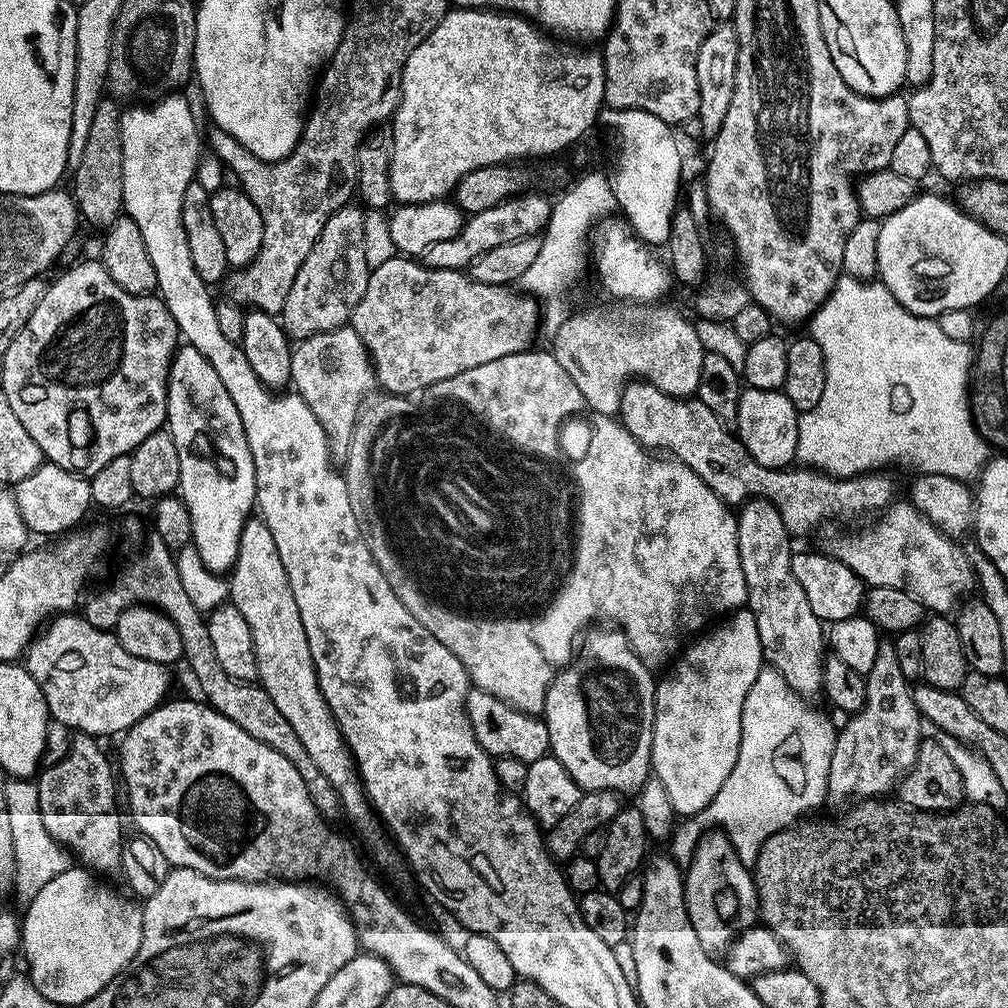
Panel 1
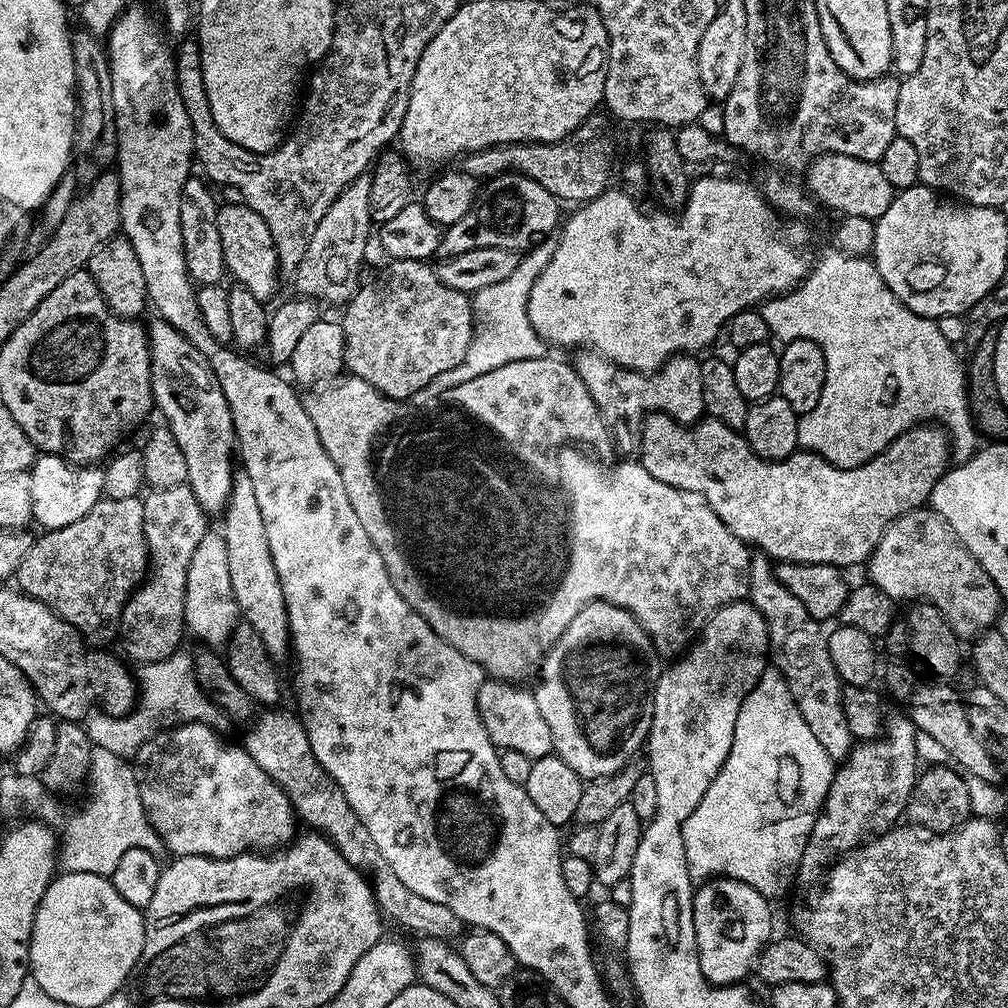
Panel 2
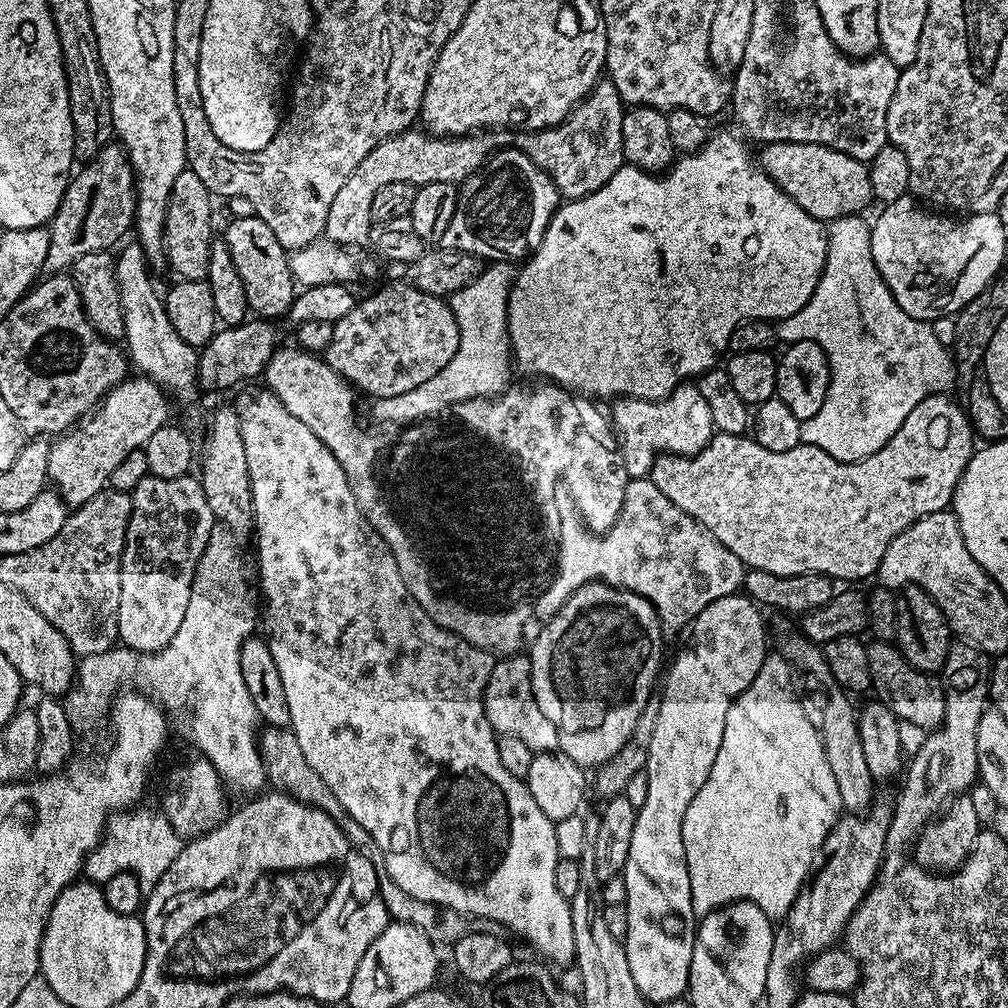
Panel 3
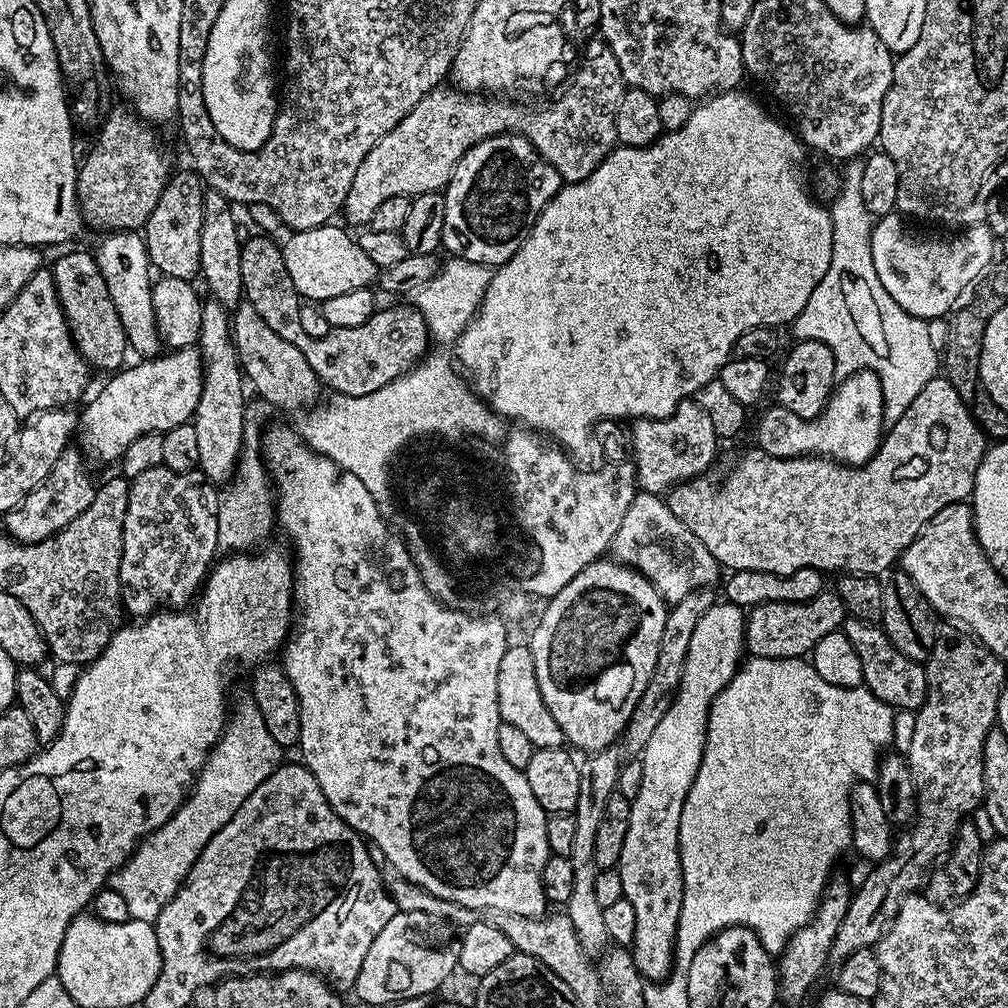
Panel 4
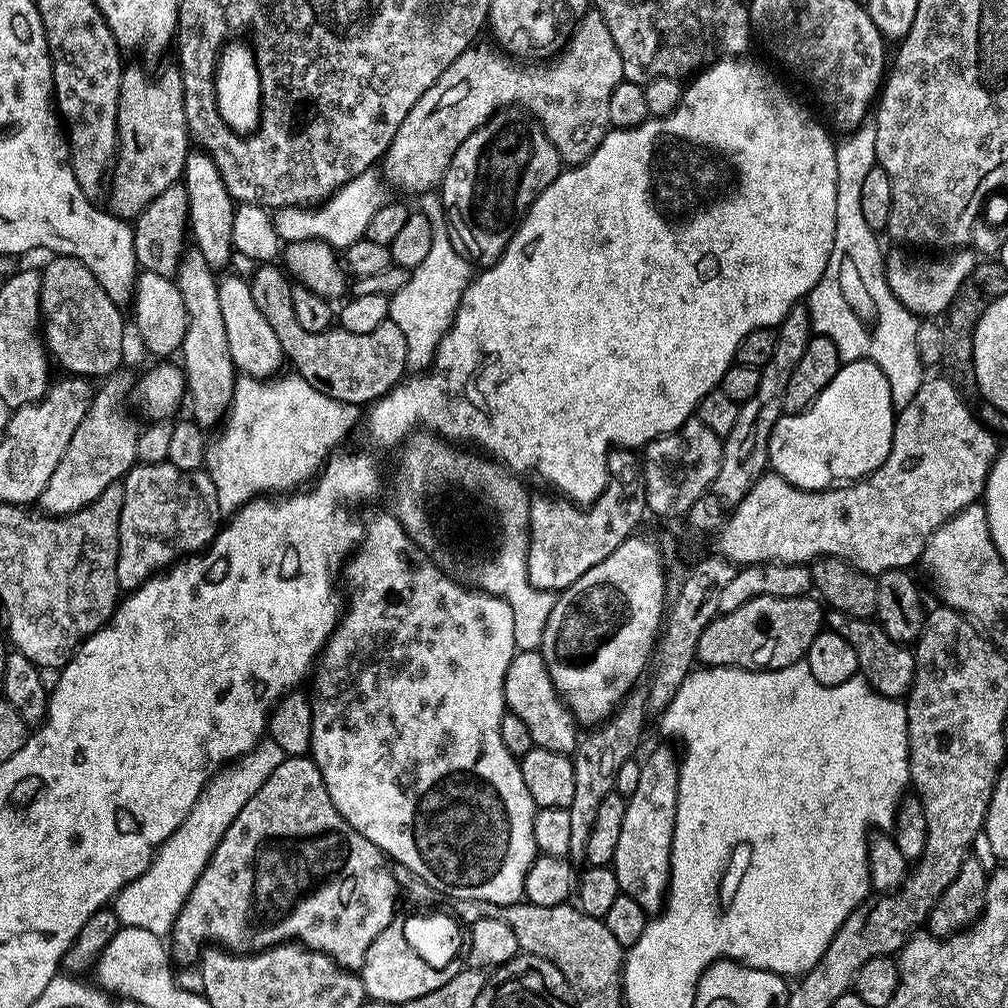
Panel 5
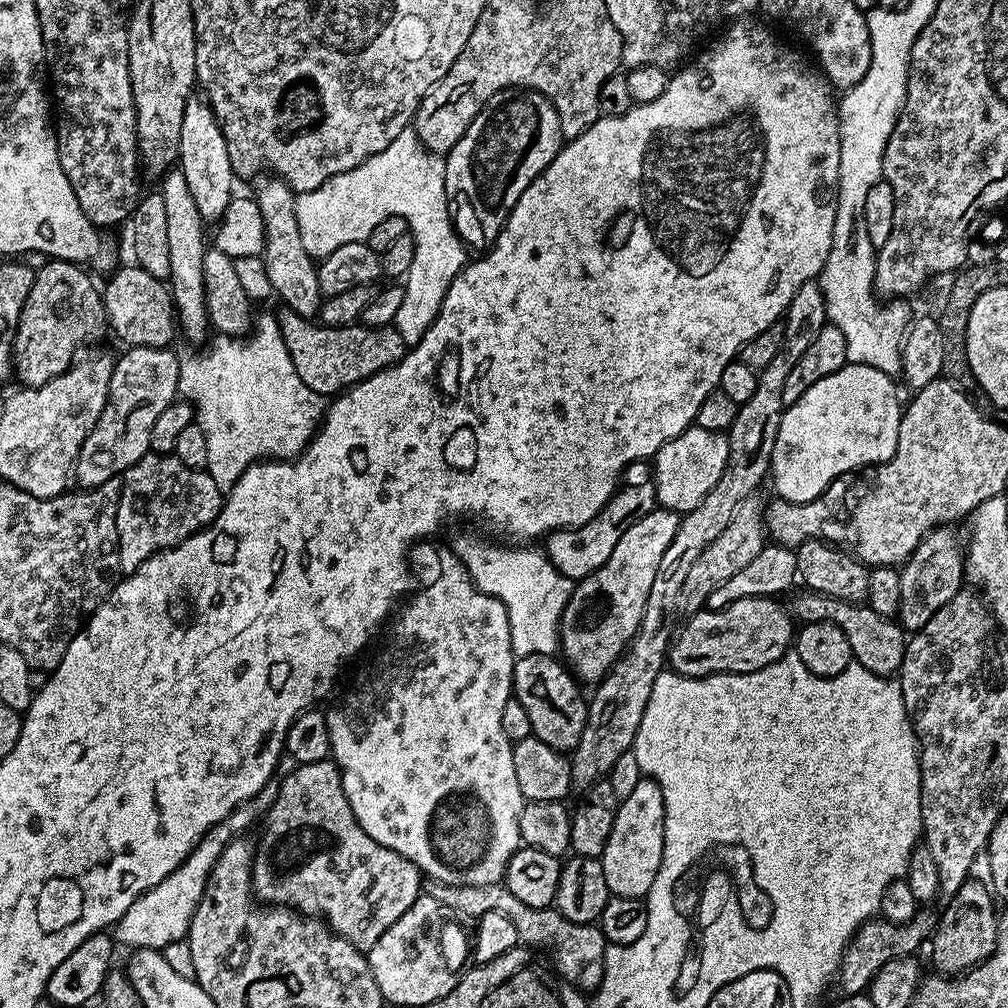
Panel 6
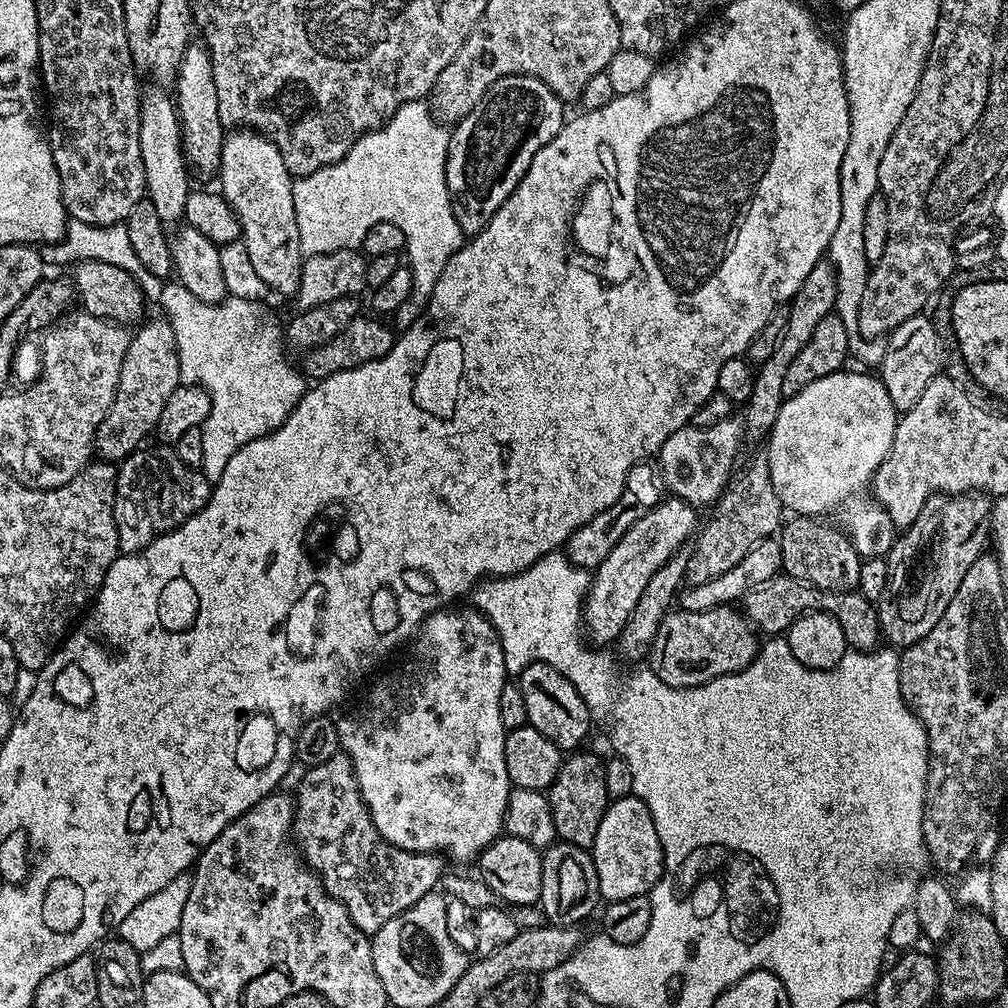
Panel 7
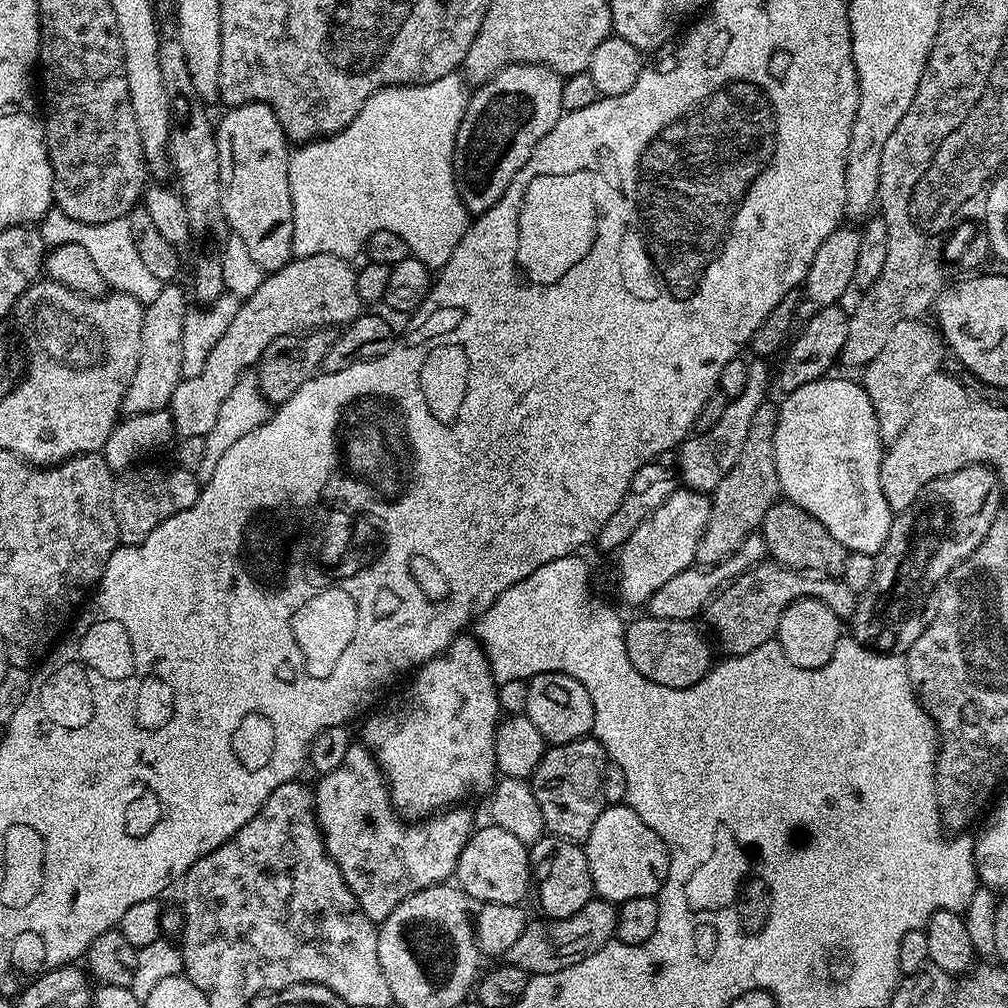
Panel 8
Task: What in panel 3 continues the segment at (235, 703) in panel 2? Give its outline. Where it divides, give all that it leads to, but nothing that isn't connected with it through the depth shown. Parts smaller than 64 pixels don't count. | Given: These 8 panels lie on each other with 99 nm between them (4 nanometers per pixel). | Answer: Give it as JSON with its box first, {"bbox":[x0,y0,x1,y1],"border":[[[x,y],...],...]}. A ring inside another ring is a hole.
{"bbox":[258,727,470,946],"border":[[[265,727],[259,733],[258,739],[267,783],[275,791],[285,792],[287,796],[292,796],[298,802],[322,810],[330,818],[334,818],[334,822],[346,834],[349,842],[372,862],[378,878],[380,897],[386,906],[389,917],[395,923],[418,926],[418,930],[422,930],[422,934],[426,934],[426,938],[430,938],[432,943],[437,946],[457,944],[470,931],[469,917],[465,916],[463,912],[456,912],[453,908],[441,908],[439,904],[422,902],[422,898],[414,898],[410,894],[406,894],[406,890],[402,890],[402,886],[398,886],[398,882],[394,882],[394,878],[390,878],[390,870],[386,870],[382,850],[378,850],[374,838],[370,838],[370,834],[366,834],[366,830],[362,830],[362,826],[358,826],[358,822],[354,822],[354,818],[350,818],[346,814],[346,810],[338,802],[338,798],[334,798],[334,790],[330,790],[330,786],[326,786],[326,782],[322,782],[322,778],[318,778],[318,774],[314,774],[314,770],[310,770],[310,762],[306,762],[302,749],[298,747],[298,738],[294,738],[291,727]]]}

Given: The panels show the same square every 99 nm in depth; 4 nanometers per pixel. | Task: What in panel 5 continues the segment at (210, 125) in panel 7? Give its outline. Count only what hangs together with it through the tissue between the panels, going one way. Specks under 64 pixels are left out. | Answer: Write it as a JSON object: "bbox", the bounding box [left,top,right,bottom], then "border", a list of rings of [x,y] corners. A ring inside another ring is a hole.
{"bbox":[182,150,236,270],"border":[[[202,150],[189,151],[182,177],[184,189],[188,194],[188,222],[191,241],[200,249],[202,258],[209,262],[213,270],[222,270],[234,256],[232,228],[236,204],[225,183],[222,182],[217,166],[210,155]]]}

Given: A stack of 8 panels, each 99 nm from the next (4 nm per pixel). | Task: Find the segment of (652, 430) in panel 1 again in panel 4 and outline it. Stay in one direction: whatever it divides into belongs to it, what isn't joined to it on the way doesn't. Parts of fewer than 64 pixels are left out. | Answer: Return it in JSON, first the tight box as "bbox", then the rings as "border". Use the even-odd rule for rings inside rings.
{"bbox":[666,378,986,577],"border":[[[937,378],[926,382],[926,386],[922,386],[918,398],[914,398],[914,402],[910,402],[910,406],[906,406],[906,414],[902,414],[902,418],[898,418],[887,429],[886,435],[880,441],[879,452],[875,452],[863,466],[849,466],[822,456],[774,458],[765,452],[753,450],[753,452],[746,453],[721,480],[711,480],[711,475],[708,474],[697,476],[695,480],[687,480],[686,483],[673,488],[671,492],[667,493],[666,499],[670,510],[674,510],[674,518],[678,518],[678,522],[682,522],[682,526],[686,526],[686,530],[690,530],[690,534],[694,534],[694,538],[698,538],[698,542],[702,542],[702,546],[706,546],[706,550],[710,550],[710,554],[714,554],[714,558],[721,566],[732,572],[762,570],[770,574],[785,576],[794,574],[794,570],[816,568],[825,574],[836,572],[835,574],[879,577],[881,574],[887,573],[899,561],[904,551],[910,546],[910,542],[914,542],[914,538],[918,538],[922,529],[932,521],[934,514],[946,510],[946,506],[951,504],[965,503],[971,497],[974,478],[978,474],[978,466],[982,462],[985,451],[986,435],[972,416],[969,405],[964,403],[959,397],[958,390],[948,380]]]}

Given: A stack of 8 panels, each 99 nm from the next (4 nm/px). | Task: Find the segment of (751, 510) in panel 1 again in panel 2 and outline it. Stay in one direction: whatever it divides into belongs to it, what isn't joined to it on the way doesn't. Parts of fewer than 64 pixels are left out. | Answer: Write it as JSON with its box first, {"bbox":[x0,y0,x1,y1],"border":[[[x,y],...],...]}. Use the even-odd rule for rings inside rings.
{"bbox":[748,554,854,762],"border":[[[763,554],[752,556],[748,596],[768,627],[771,667],[787,680],[790,694],[802,718],[806,718],[806,726],[810,726],[810,734],[822,742],[833,762],[843,762],[852,753],[854,737],[842,706],[844,688],[834,670],[834,662],[830,662],[828,638],[825,629],[820,629],[823,628],[821,621],[815,620],[806,606],[786,590],[784,583],[776,578],[773,561]]]}

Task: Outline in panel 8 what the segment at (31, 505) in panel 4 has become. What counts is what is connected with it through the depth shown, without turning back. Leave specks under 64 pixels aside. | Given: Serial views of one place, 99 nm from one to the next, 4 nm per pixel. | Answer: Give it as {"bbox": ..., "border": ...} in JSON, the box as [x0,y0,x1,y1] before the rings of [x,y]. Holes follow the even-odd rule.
{"bbox":[124,282,190,417],"border":[[[168,282],[161,287],[158,298],[147,304],[142,318],[142,350],[138,354],[138,370],[124,395],[125,417],[141,415],[143,412],[167,409],[174,390],[180,385],[182,370],[182,330],[184,318],[190,304],[179,288],[179,283]]]}

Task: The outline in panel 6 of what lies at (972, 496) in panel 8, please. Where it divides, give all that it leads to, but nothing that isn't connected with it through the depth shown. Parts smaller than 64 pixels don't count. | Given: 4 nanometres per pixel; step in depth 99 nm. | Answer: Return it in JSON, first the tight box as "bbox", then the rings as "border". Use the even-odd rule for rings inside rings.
{"bbox":[898,526,965,633],"border":[[[941,526],[925,534],[922,542],[908,555],[900,574],[900,611],[898,620],[909,633],[917,632],[956,592],[961,591],[965,583],[964,552],[962,551],[962,536],[955,532],[952,526]]]}

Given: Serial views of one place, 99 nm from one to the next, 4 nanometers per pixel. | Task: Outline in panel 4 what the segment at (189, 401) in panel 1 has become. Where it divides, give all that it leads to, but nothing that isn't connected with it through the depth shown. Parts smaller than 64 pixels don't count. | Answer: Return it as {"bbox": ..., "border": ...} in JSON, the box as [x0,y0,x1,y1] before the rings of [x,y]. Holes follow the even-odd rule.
{"bbox":[94,231,162,358],"border":[[[139,231],[115,233],[111,238],[104,238],[94,248],[94,255],[102,270],[102,278],[106,278],[106,290],[110,290],[114,310],[118,310],[118,318],[122,318],[122,330],[128,339],[129,349],[133,353],[137,352],[137,357],[140,358],[157,355],[161,351],[162,341],[158,334],[152,301],[154,272],[148,262],[143,235]]]}

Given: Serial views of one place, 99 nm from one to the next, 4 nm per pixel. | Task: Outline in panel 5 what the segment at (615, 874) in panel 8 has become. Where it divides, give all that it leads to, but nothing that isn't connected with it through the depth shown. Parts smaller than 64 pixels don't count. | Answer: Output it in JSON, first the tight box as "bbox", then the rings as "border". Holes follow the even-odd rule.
{"bbox":[611,748,680,914],"border":[[[656,748],[648,756],[648,761],[645,759],[641,763],[640,769],[642,775],[638,778],[638,787],[634,789],[634,794],[627,797],[628,805],[626,806],[626,818],[622,818],[622,834],[618,837],[618,850],[614,850],[614,858],[612,859],[611,867],[614,869],[618,878],[618,886],[621,893],[630,898],[634,898],[634,902],[638,902],[638,906],[642,906],[642,910],[649,914],[656,914],[663,909],[668,895],[668,871],[672,865],[672,835],[674,834],[674,826],[676,825],[676,803],[678,802],[678,774],[680,766],[678,763],[677,753],[672,753],[668,748]]]}

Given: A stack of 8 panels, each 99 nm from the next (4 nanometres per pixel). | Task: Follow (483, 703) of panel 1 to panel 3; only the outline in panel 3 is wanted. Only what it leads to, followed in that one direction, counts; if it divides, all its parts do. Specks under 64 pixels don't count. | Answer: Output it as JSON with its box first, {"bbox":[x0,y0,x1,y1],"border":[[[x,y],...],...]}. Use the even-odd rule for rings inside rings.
{"bbox":[484,654,559,753],"border":[[[508,654],[493,663],[484,691],[484,713],[488,725],[497,736],[518,738],[526,742],[526,746],[530,746],[530,750],[535,753],[559,749],[558,730],[554,730],[554,722],[542,714],[538,698],[534,698],[532,661],[527,655]]]}

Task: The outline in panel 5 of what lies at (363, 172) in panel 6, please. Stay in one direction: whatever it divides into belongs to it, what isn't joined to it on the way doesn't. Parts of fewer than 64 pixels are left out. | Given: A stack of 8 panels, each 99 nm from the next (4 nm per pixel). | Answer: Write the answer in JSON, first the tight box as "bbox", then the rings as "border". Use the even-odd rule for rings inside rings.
{"bbox":[272,170,474,370],"border":[[[369,170],[358,178],[346,182],[319,206],[285,206],[279,209],[272,220],[274,230],[277,231],[281,241],[321,240],[331,246],[347,246],[356,240],[364,239],[368,217],[386,203],[385,185],[381,177],[377,173],[376,177],[374,173],[375,171]],[[428,194],[423,200],[422,210],[432,223],[434,242],[430,242],[430,254],[426,254],[417,268],[411,269],[406,286],[402,286],[402,290],[390,297],[388,309],[388,320],[398,326],[398,330],[402,330],[402,334],[406,334],[408,339],[408,368],[412,370],[424,370],[431,365],[442,338],[448,333],[448,328],[456,317],[462,294],[474,279],[473,264],[462,258],[458,250],[454,250],[445,231],[446,217],[439,195]]]}

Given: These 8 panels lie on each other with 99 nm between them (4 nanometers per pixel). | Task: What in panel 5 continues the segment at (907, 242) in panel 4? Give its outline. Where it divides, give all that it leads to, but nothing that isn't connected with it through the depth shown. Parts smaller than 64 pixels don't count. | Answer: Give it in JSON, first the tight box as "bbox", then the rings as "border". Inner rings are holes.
{"bbox":[884,250,978,318],"border":[[[896,250],[893,256],[887,257],[884,266],[884,276],[893,294],[913,314],[920,318],[936,318],[947,313],[960,287],[966,282],[968,275],[975,270],[978,256],[972,250],[952,250],[941,260],[924,260],[912,268],[912,260],[903,256],[903,251]],[[940,312],[940,314],[939,314]],[[939,314],[939,315],[938,315]]]}

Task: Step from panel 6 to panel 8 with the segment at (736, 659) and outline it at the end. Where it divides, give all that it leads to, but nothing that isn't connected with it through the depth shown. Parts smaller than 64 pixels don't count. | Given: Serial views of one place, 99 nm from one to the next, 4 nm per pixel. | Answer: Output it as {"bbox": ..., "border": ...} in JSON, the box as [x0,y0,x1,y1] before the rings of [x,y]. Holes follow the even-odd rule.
{"bbox":[624,615,714,688],"border":[[[641,615],[641,620],[629,623],[624,629],[626,654],[634,662],[634,670],[662,686],[685,688],[700,681],[714,663],[712,652],[700,633],[699,623],[690,620],[657,620]]]}

